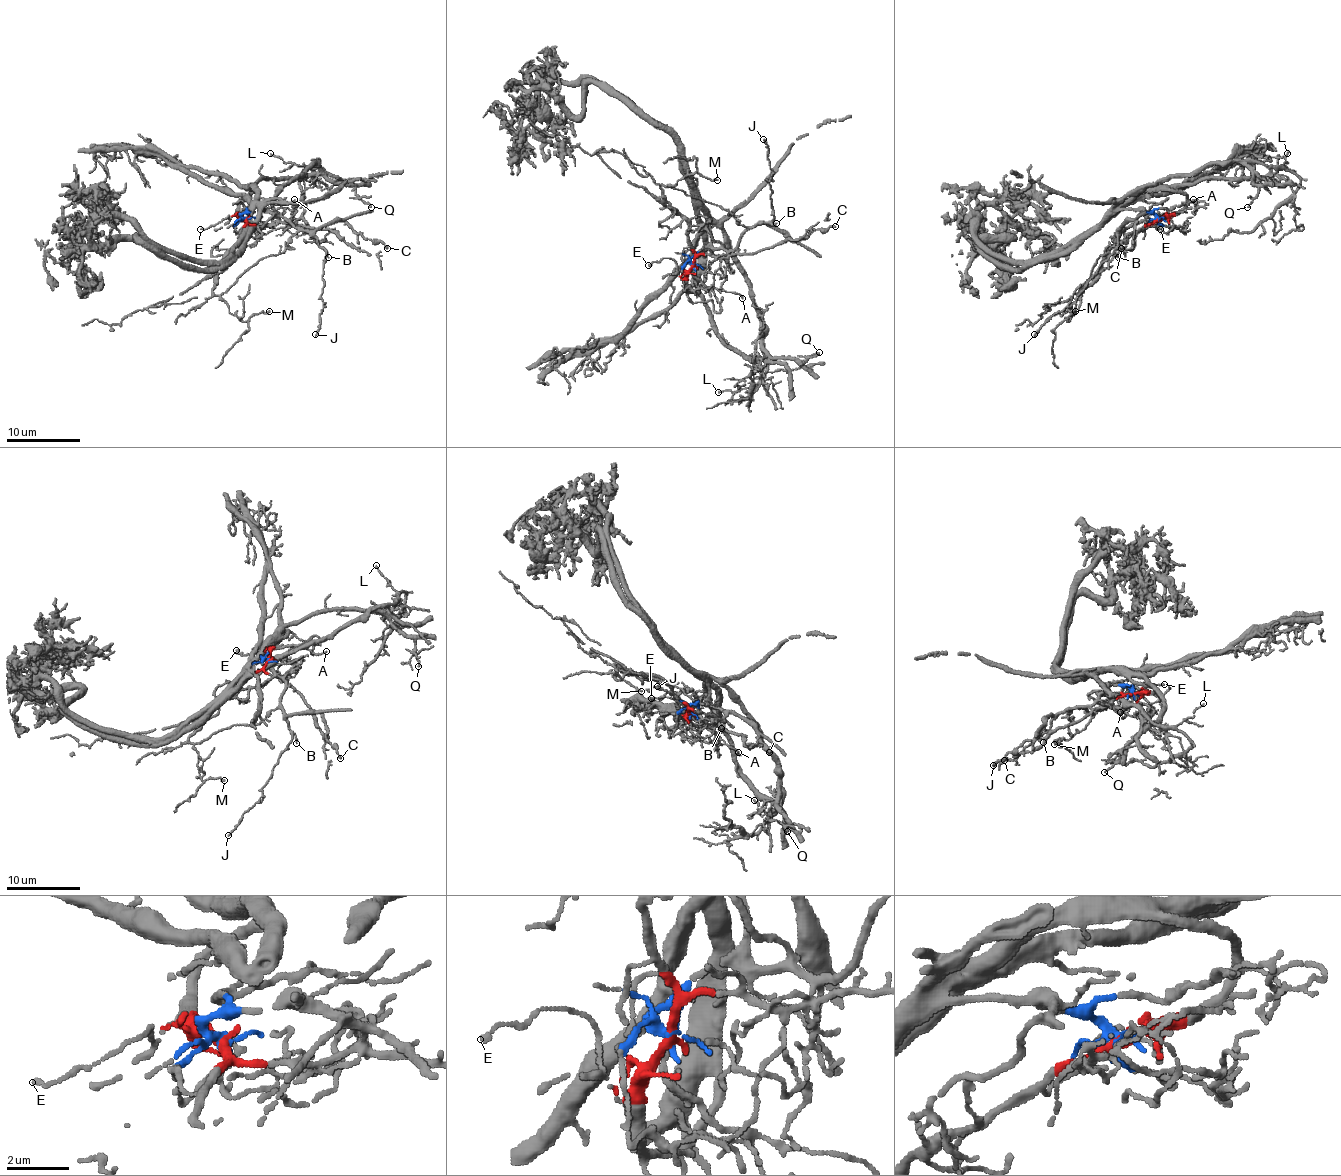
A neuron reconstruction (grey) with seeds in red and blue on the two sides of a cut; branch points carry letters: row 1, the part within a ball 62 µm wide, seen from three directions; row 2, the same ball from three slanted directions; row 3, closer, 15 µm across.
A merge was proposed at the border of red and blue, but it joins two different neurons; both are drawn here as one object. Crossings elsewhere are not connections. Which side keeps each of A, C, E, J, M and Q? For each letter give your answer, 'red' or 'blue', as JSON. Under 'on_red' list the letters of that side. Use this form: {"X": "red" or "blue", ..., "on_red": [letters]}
{"A": "blue", "C": "blue", "E": "red", "J": "blue", "M": "red", "Q": "blue", "on_red": ["E", "M"]}

